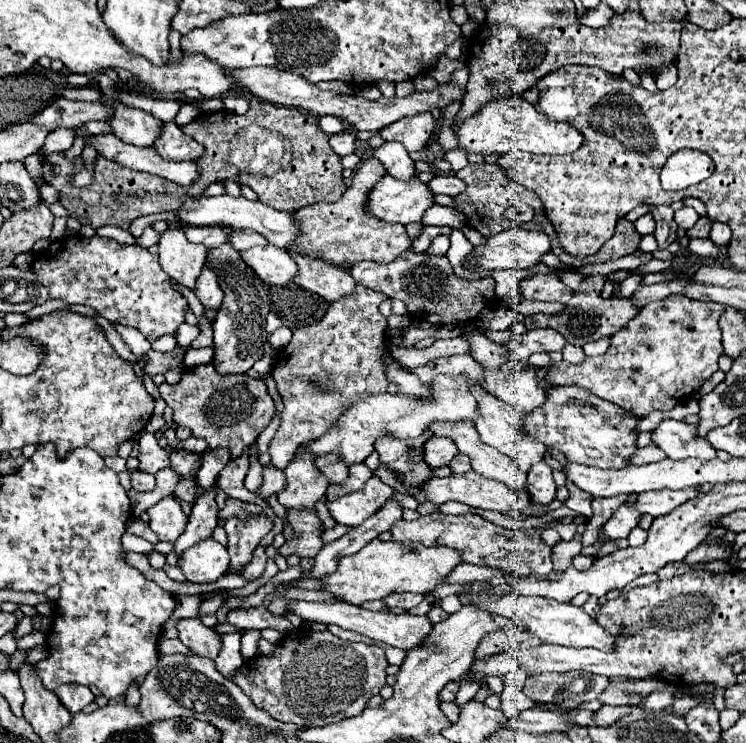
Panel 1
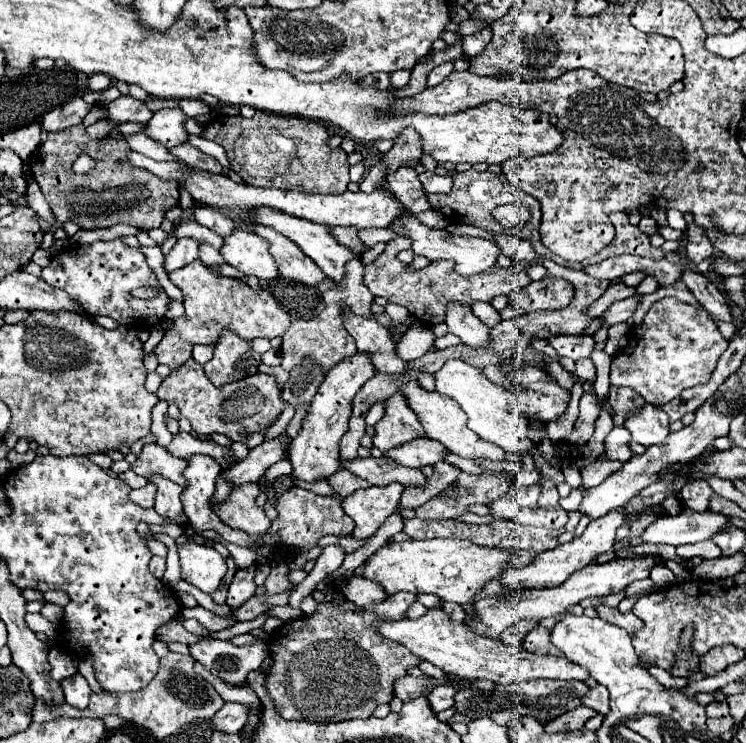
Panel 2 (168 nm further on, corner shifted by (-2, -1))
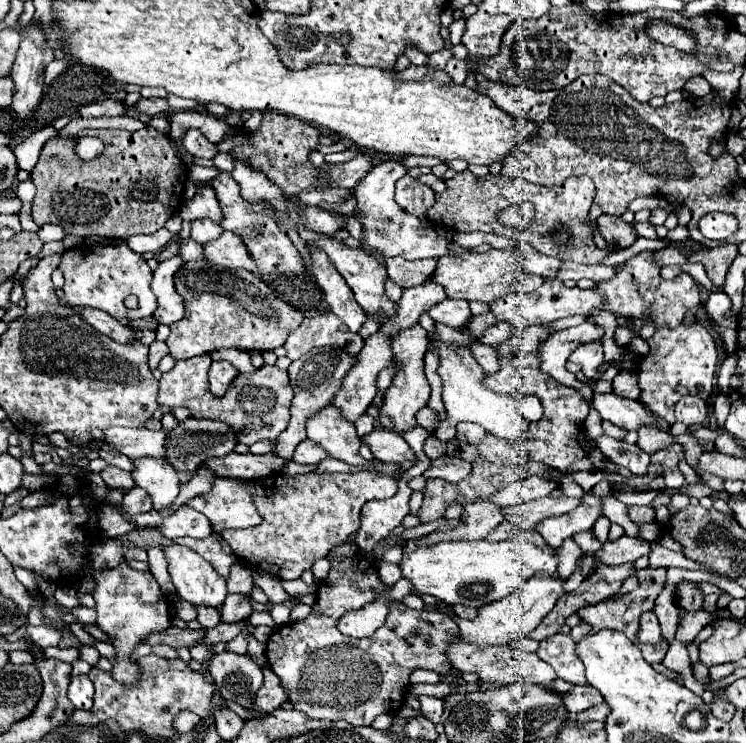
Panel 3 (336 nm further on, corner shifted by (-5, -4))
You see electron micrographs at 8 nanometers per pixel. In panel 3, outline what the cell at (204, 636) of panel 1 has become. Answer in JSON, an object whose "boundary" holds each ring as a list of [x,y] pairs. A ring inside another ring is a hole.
{"boundary":[[[228,650],[210,658],[208,672],[214,676],[224,700],[238,702],[244,708],[252,706],[252,698],[264,682],[262,670],[250,656]]]}

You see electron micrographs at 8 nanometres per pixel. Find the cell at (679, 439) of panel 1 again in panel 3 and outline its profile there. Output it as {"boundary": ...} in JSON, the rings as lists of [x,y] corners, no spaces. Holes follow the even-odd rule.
{"boundary":[[[594,394],[594,408],[600,412],[600,416],[608,422],[612,422],[618,428],[624,430],[638,430],[644,424],[652,424],[656,430],[668,430],[668,422],[648,410],[640,400],[630,400],[610,394]]]}

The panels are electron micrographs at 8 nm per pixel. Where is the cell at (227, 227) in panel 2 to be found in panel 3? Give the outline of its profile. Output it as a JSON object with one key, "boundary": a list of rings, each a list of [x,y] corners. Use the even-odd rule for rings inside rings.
{"boundary":[[[208,186],[198,188],[198,192],[196,192],[196,196],[192,200],[182,202],[178,214],[180,214],[182,220],[188,220],[188,222],[208,218],[208,220],[220,224],[222,218],[224,218],[222,210],[220,210],[220,202],[218,202],[214,190],[208,188]]]}

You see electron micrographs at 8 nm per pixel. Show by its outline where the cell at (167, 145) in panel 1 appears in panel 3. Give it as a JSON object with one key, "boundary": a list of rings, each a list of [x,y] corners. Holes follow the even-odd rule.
{"boundary":[[[220,170],[218,176],[212,178],[210,186],[214,188],[214,192],[220,200],[220,206],[222,206],[224,222],[220,226],[224,230],[236,232],[238,236],[244,236],[244,242],[246,242],[248,250],[252,252],[252,256],[256,258],[260,272],[264,272],[264,274],[300,274],[300,272],[304,272],[302,256],[296,250],[296,246],[292,244],[292,240],[288,238],[288,234],[282,232],[274,222],[268,222],[268,218],[254,216],[252,210],[248,210],[246,200],[240,196],[240,186],[236,186],[236,180],[228,172]]]}

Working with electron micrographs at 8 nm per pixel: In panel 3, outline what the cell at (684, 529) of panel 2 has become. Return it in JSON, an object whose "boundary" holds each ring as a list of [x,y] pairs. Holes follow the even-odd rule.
{"boundary":[[[622,536],[620,540],[614,542],[604,542],[602,550],[596,554],[596,558],[592,556],[584,556],[584,576],[588,576],[592,572],[592,568],[596,566],[596,562],[602,564],[624,564],[624,562],[634,562],[640,556],[650,554],[652,550],[652,542],[644,540],[644,538],[632,538],[632,536]]]}

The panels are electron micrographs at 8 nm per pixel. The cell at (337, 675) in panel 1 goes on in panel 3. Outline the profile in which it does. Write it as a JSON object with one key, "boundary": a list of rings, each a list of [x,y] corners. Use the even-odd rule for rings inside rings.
{"boundary":[[[354,554],[348,558],[338,558],[330,562],[332,568],[328,576],[320,582],[316,604],[312,612],[302,622],[288,622],[278,626],[268,644],[266,644],[266,660],[274,674],[280,678],[280,684],[292,702],[292,706],[304,712],[314,720],[346,720],[354,726],[370,726],[378,714],[396,712],[404,706],[406,692],[410,688],[410,674],[414,670],[434,670],[438,674],[448,674],[450,666],[444,658],[444,646],[452,640],[452,634],[458,634],[456,622],[442,612],[424,612],[406,608],[402,602],[392,604],[386,624],[380,626],[370,638],[350,638],[342,636],[338,630],[338,620],[352,610],[360,610],[366,602],[372,602],[376,594],[384,588],[380,582],[374,564],[370,564],[362,554]]]}

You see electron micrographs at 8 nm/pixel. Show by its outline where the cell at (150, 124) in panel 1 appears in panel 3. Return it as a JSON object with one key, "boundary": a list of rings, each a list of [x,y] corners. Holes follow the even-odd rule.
{"boundary":[[[188,128],[182,136],[182,146],[192,154],[192,156],[198,156],[198,158],[214,158],[216,156],[216,144],[210,144],[202,134],[200,130],[196,128]]]}

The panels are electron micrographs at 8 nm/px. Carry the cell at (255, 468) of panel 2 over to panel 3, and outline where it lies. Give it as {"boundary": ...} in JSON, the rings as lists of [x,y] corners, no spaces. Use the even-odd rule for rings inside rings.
{"boundary":[[[322,346],[322,348],[312,348],[308,354],[304,354],[302,358],[294,360],[288,368],[288,376],[290,376],[290,386],[294,390],[294,400],[290,406],[290,424],[288,428],[278,436],[276,446],[272,450],[274,456],[282,458],[282,460],[292,460],[292,454],[296,450],[296,446],[306,440],[306,422],[308,418],[312,418],[314,414],[318,414],[322,408],[326,408],[332,400],[332,394],[336,394],[336,390],[342,384],[344,374],[352,368],[354,364],[354,356],[344,354],[336,348],[330,346]]]}

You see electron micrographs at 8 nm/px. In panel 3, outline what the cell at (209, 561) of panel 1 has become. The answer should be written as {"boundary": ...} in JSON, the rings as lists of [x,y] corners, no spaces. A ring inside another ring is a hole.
{"boundary":[[[170,544],[164,554],[168,558],[168,570],[176,592],[184,600],[204,606],[218,606],[224,602],[228,594],[226,580],[198,552],[186,546]]]}

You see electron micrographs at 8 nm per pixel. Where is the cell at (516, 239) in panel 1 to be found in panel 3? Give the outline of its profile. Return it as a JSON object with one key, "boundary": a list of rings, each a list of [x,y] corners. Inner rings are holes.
{"boundary":[[[386,158],[380,164],[376,164],[370,170],[370,174],[364,176],[360,186],[354,188],[356,212],[360,214],[360,222],[362,222],[362,228],[364,228],[364,244],[362,244],[362,248],[378,250],[384,258],[402,256],[406,260],[418,260],[418,258],[442,258],[442,256],[448,256],[452,240],[442,238],[434,228],[424,226],[416,216],[404,212],[394,202],[394,184],[404,174],[406,174],[406,168],[398,160]]]}

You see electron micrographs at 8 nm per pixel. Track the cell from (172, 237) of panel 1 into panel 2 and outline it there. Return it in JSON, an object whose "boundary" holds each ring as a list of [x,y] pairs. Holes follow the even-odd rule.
{"boundary":[[[199,259],[193,263],[173,271],[169,279],[181,289],[183,293],[183,305],[185,313],[183,317],[177,317],[171,325],[171,329],[165,333],[161,343],[155,347],[155,355],[159,363],[169,365],[171,369],[177,369],[185,363],[185,359],[191,357],[191,349],[197,343],[217,343],[221,337],[221,331],[229,329],[237,333],[241,339],[255,339],[255,337],[281,337],[291,321],[289,313],[277,303],[277,299],[269,291],[253,291],[243,279],[229,279],[215,275],[211,269],[207,269]]]}

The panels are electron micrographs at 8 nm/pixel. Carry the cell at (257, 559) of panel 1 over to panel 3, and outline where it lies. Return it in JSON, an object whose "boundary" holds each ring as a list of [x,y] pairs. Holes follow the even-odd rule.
{"boundary":[[[228,594],[222,604],[222,622],[236,622],[252,614],[252,600],[248,594]]]}

